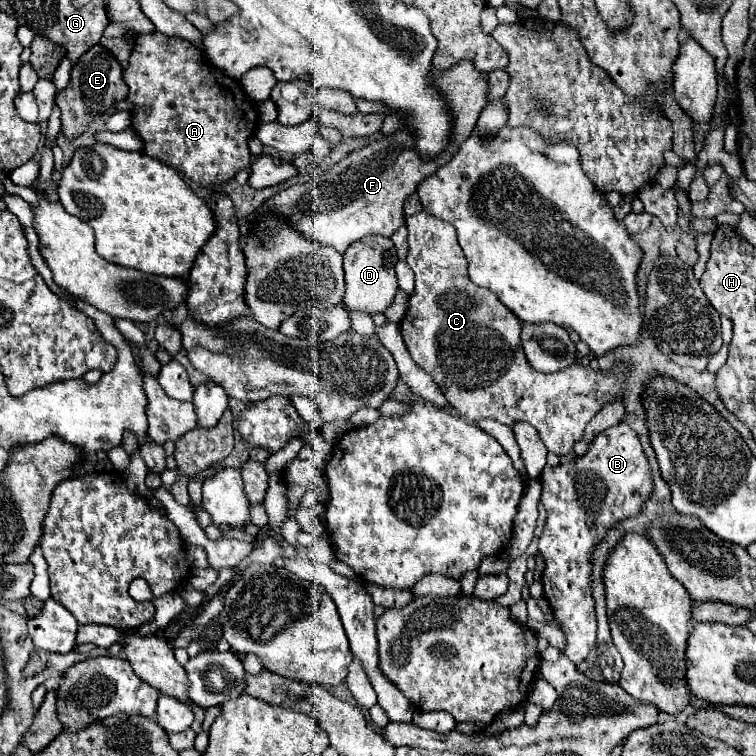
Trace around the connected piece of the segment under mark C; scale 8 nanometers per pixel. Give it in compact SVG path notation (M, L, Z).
M418 212L406 218L408 226L408 264L414 270L416 284L408 298L408 310L400 322L400 332L404 344L418 368L432 376L436 386L442 390L450 406L458 412L460 418L476 424L482 418L492 418L500 424L514 426L516 422L528 422L534 426L548 448L556 456L564 456L572 452L576 440L582 438L584 426L592 416L602 408L604 402L616 400L626 384L626 378L614 370L608 376L600 376L590 366L572 364L554 374L536 372L524 356L520 346L520 320L496 298L494 292L476 286L466 274L466 258L456 240L456 230L452 224L428 214Z

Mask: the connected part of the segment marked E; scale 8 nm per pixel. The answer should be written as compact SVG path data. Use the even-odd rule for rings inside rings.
M102 44L92 46L84 56L80 56L78 64L72 68L72 78L68 86L58 92L56 104L62 110L62 132L66 134L68 140L78 138L82 132L88 130L88 124L108 112L116 100L124 100L126 96L126 84L122 80L122 66L118 64L116 56L106 50Z

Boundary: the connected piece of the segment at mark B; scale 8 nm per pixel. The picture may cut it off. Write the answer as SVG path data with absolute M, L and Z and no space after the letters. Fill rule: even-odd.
M620 422L600 432L588 446L588 452L584 456L578 456L574 462L560 466L546 464L540 474L540 484L542 484L540 500L548 512L544 532L538 540L538 550L546 562L542 574L544 596L550 608L554 610L556 618L562 622L562 630L566 634L566 656L574 664L580 664L586 660L588 652L596 644L596 612L590 590L590 552L618 520L636 516L638 510L642 508L642 502L652 494L650 466L638 436L632 434L632 428L626 422Z

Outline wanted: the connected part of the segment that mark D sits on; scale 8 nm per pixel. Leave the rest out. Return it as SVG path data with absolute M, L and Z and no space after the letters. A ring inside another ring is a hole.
M366 236L364 240L356 240L348 246L344 252L344 274L346 274L346 294L344 304L352 310L362 310L366 314L384 314L384 310L390 306L398 282L394 266L398 262L396 248L390 238L384 236Z

